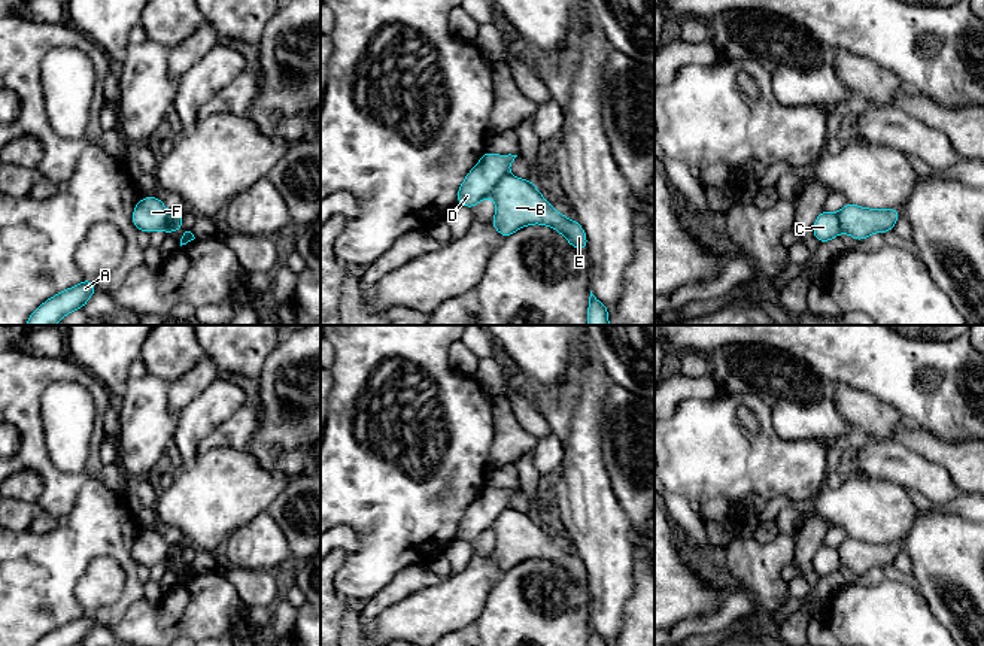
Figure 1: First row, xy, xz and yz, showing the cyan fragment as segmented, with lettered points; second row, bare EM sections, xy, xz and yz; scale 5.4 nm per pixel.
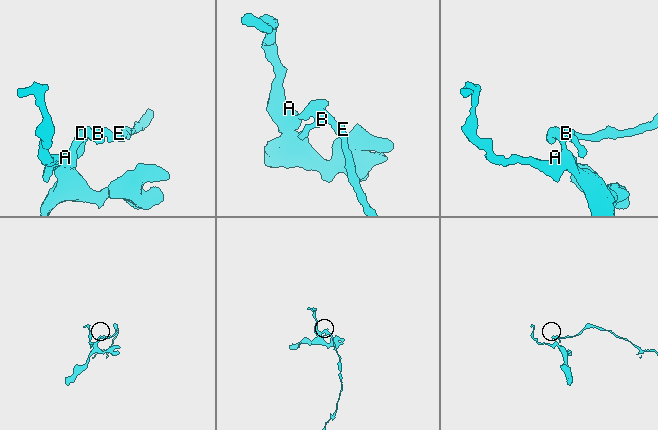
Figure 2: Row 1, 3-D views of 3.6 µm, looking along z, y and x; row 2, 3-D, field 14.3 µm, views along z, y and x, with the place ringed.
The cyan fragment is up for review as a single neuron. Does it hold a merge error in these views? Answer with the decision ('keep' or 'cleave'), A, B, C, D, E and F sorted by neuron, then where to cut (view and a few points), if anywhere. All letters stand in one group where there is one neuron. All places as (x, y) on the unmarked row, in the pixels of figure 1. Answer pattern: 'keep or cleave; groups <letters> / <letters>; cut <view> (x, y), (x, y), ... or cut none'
cleave; groups A C D F / B E; cut xy (167, 546), (166, 566)

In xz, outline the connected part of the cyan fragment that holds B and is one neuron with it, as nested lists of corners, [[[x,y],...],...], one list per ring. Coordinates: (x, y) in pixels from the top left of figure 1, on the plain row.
[[[505,509],[495,519],[491,531],[496,539],[492,559],[502,571],[511,570],[522,561],[541,558],[561,567],[573,582],[587,583],[584,562],[559,548],[531,513]]]

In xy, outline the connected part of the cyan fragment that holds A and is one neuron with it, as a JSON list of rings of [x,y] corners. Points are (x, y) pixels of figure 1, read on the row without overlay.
[[[83,613],[79,619],[67,622],[43,636],[34,646],[73,646],[83,643],[92,628],[98,627],[94,615]]]

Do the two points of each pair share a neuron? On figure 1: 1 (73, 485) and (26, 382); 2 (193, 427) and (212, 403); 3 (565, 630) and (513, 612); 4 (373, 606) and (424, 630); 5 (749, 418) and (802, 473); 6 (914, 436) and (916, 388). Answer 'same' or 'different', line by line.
1: same
2: same
3: same
4: different
5: different
6: different

